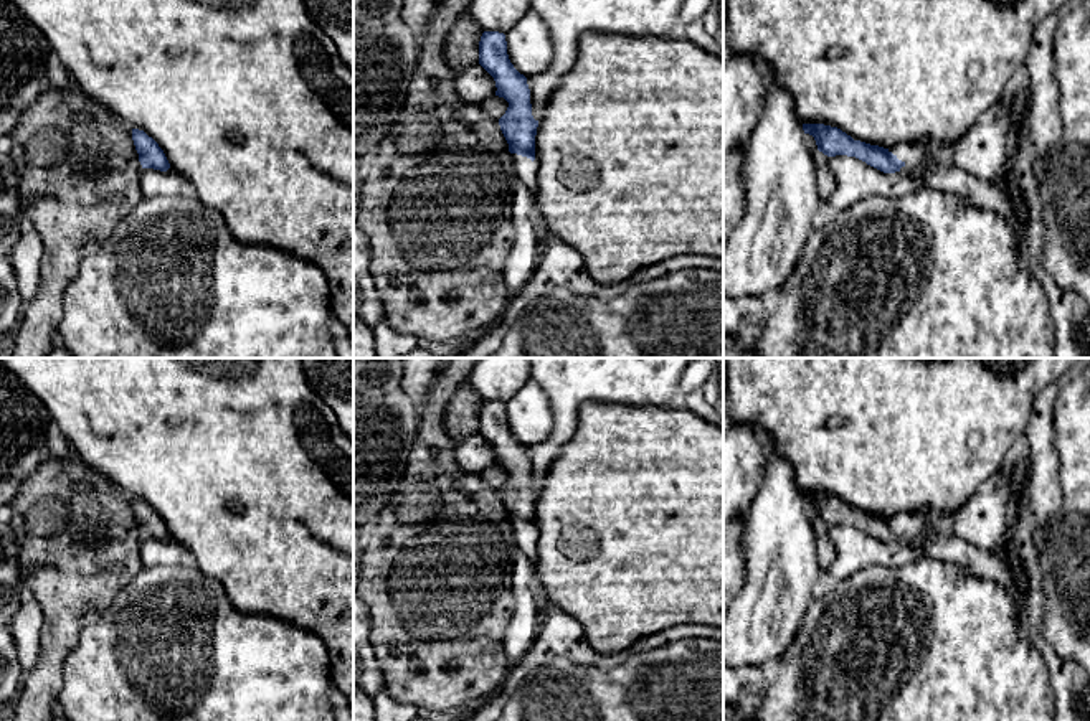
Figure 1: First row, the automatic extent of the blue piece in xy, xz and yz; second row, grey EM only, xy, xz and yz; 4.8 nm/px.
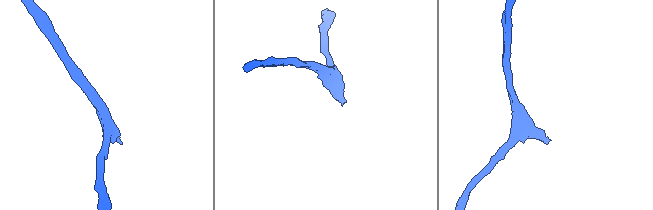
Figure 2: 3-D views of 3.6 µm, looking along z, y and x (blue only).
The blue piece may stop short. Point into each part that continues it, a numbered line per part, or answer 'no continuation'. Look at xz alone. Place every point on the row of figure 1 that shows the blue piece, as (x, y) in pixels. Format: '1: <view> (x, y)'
1: xz (526, 170)

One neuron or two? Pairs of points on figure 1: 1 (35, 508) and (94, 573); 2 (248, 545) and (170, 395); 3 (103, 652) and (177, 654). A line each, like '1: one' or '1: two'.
1: one
2: one
3: one

